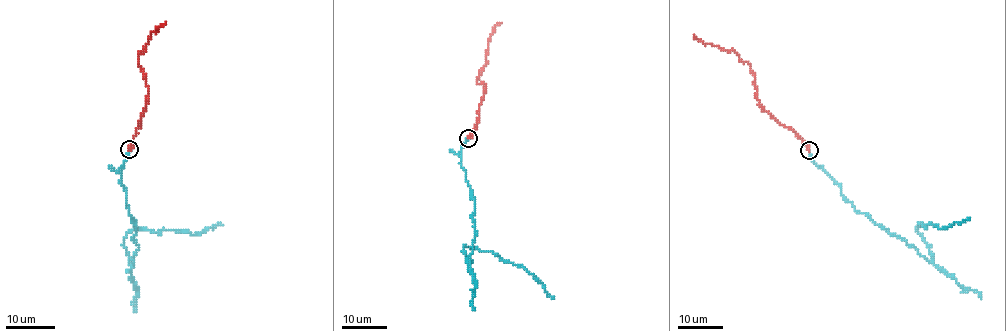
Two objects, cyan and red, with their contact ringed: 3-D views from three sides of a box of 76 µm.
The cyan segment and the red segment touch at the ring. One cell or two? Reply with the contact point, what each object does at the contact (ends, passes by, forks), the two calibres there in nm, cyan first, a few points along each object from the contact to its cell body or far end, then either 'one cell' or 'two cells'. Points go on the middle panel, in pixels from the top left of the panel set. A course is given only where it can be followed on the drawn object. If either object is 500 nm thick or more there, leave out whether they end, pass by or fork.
at (468, 138); 240 nm thick on the cyan side, 550 nm on the other; cyan runs (468, 139), (460, 166), (475, 205), (476, 233), (469, 259), (464, 253), (465, 245), (522, 266), (553, 298); red runs (468, 139), (477, 123), (485, 88), (477, 78), (486, 62), (490, 36), (501, 22); two cells

